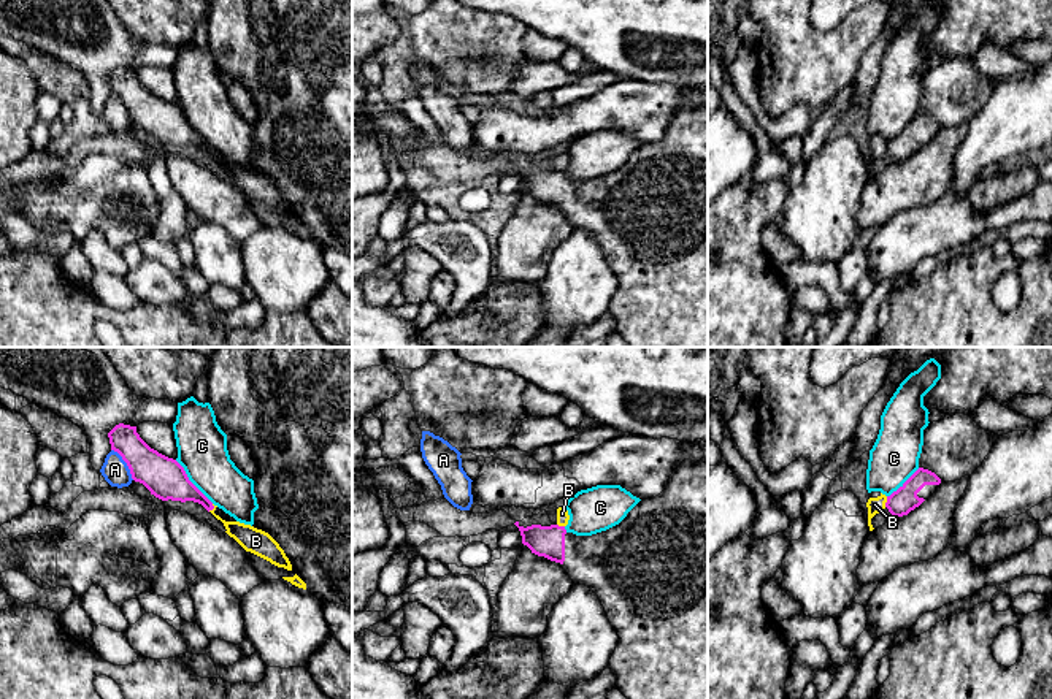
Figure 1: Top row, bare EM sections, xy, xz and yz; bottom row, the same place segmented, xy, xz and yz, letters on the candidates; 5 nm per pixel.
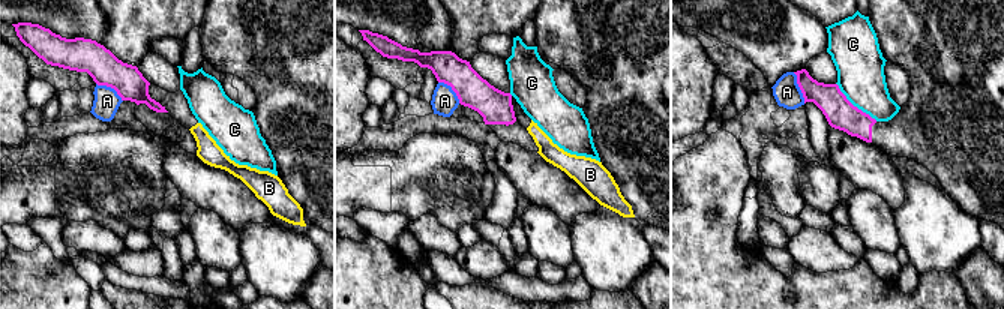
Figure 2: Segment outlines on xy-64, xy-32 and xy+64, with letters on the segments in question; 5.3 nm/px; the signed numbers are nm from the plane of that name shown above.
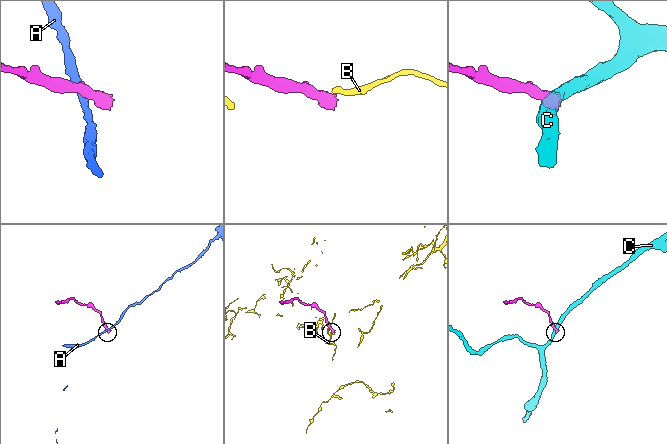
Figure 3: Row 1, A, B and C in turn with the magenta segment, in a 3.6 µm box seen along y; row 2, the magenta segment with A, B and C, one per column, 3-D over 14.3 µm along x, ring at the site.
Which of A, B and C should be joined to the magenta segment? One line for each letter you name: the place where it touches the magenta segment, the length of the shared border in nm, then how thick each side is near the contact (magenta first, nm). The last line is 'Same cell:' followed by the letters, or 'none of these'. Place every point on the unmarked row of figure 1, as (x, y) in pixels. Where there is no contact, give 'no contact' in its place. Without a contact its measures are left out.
Same cell: none of these

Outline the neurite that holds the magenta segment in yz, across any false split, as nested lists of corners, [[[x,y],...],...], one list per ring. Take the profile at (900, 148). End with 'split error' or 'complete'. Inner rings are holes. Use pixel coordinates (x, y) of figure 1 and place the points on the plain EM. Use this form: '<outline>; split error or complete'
[[[919,113],[897,136],[887,141],[885,152],[892,162],[908,160],[928,144],[941,128],[941,124],[923,113]]]; split error

